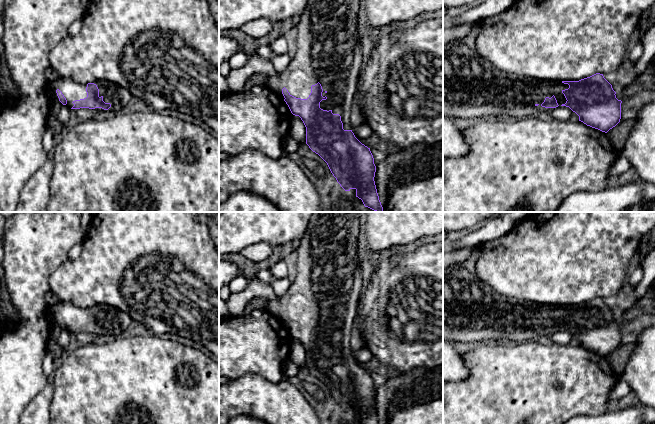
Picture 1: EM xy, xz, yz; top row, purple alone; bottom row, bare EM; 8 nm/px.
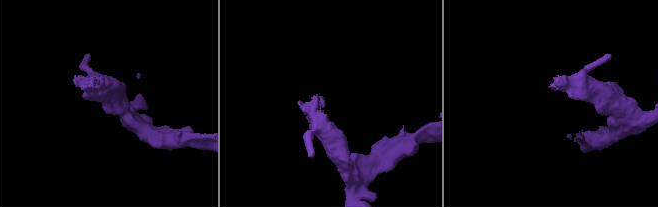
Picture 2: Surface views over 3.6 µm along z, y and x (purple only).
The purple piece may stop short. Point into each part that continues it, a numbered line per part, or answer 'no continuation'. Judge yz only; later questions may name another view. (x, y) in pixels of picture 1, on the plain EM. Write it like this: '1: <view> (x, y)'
1: yz (473, 312)

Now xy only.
1: xy (117, 320)

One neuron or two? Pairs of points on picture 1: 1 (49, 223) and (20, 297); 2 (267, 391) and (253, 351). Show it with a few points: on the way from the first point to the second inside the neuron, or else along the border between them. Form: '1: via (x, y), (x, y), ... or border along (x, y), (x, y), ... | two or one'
1: via (36, 241), (27, 266), (27, 279) | one
2: border along (239, 377), (258, 374), (273, 382), (281, 380) | two

